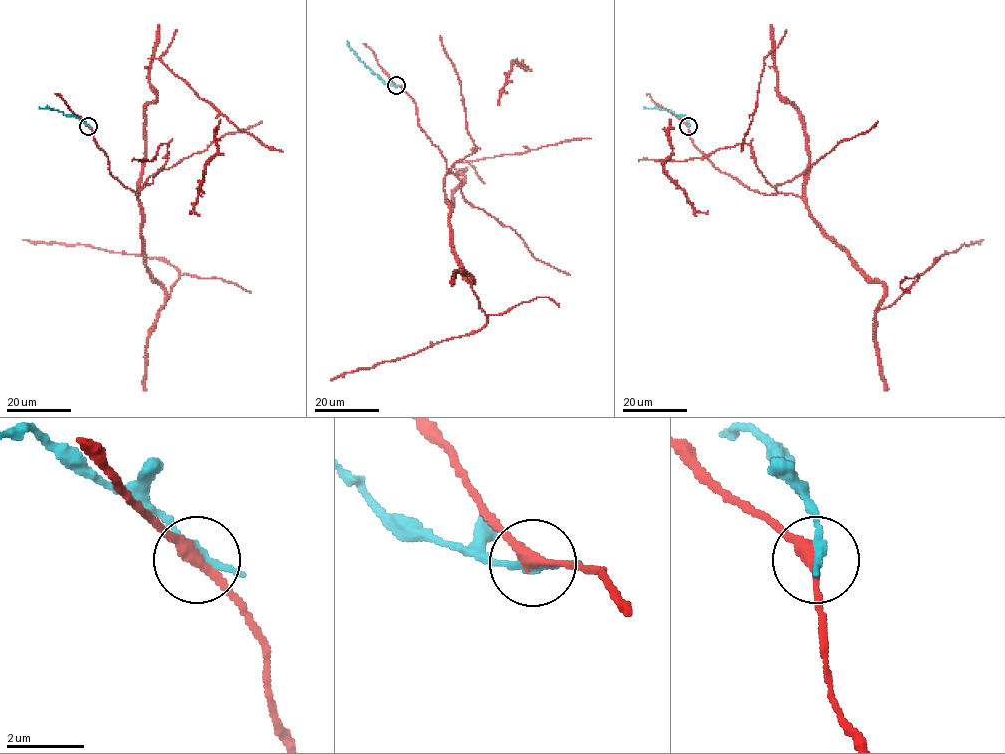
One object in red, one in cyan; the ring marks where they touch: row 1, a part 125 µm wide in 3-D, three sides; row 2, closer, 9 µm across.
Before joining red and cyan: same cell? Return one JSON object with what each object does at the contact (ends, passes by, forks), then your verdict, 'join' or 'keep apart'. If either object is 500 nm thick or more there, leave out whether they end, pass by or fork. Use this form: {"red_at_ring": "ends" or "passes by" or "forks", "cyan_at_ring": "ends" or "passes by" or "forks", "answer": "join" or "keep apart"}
{"red_at_ring": "passes by", "cyan_at_ring": "ends", "answer": "keep apart"}

